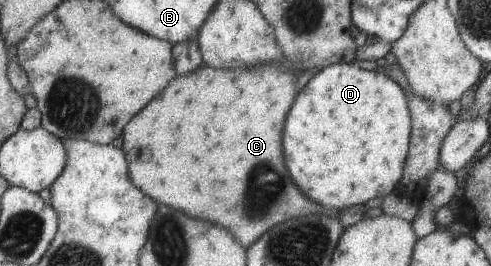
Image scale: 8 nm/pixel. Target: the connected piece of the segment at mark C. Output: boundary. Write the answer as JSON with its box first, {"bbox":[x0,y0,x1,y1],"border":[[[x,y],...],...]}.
{"bbox":[124,63,340,250],"border":[[[264,63],[249,66],[240,70],[214,70],[210,66],[198,66],[196,70],[192,70],[190,74],[182,74],[172,78],[166,88],[162,88],[134,118],[130,118],[130,122],[124,126],[124,154],[126,154],[126,162],[128,162],[128,174],[130,174],[130,182],[142,190],[146,196],[154,198],[158,204],[168,204],[176,210],[182,210],[184,214],[190,214],[194,218],[206,218],[208,222],[214,222],[218,226],[226,226],[226,230],[230,230],[234,234],[234,238],[238,238],[238,242],[242,242],[245,250],[250,242],[254,242],[262,232],[266,232],[270,226],[282,222],[282,218],[296,218],[298,215],[306,213],[320,213],[324,215],[332,215],[337,217],[340,210],[330,208],[322,208],[314,202],[310,202],[294,182],[290,182],[290,176],[286,174],[284,162],[282,162],[282,148],[280,148],[280,132],[284,126],[286,113],[293,103],[294,97],[297,95],[296,86],[294,85],[297,77],[284,65],[280,63]]]}

